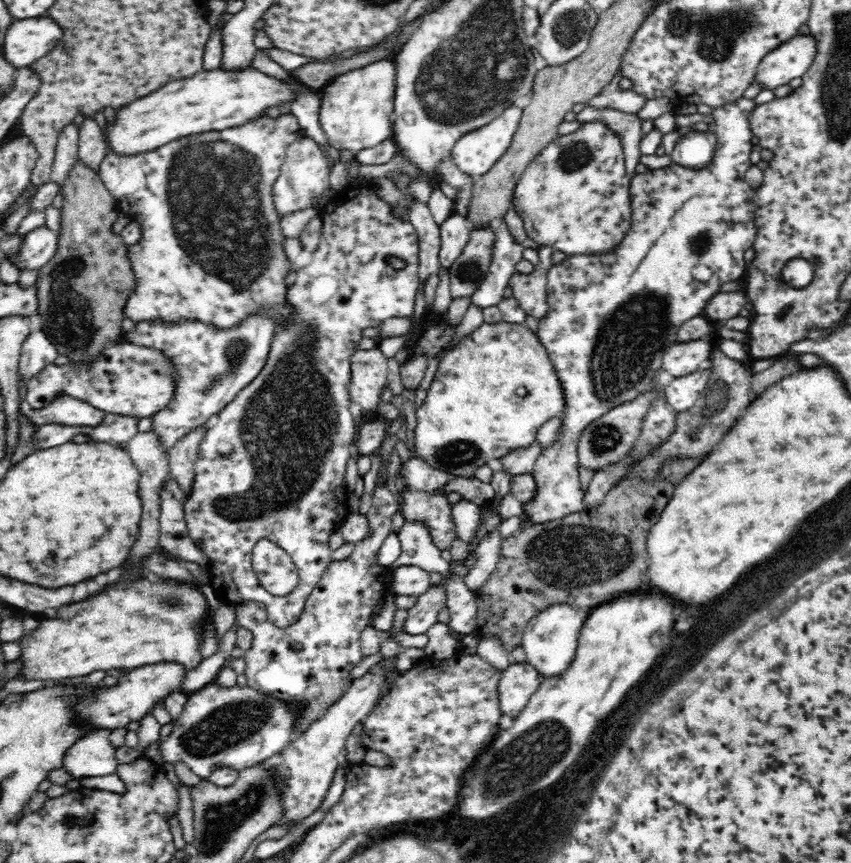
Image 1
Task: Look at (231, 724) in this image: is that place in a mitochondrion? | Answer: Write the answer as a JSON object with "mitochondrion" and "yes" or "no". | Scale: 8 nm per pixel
{"mitochondrion":"yes"}

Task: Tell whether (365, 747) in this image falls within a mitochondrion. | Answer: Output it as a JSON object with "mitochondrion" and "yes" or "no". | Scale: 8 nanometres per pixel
{"mitochondrion":"no"}

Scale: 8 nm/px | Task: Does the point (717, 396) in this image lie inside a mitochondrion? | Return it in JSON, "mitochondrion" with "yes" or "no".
{"mitochondrion":"yes"}

